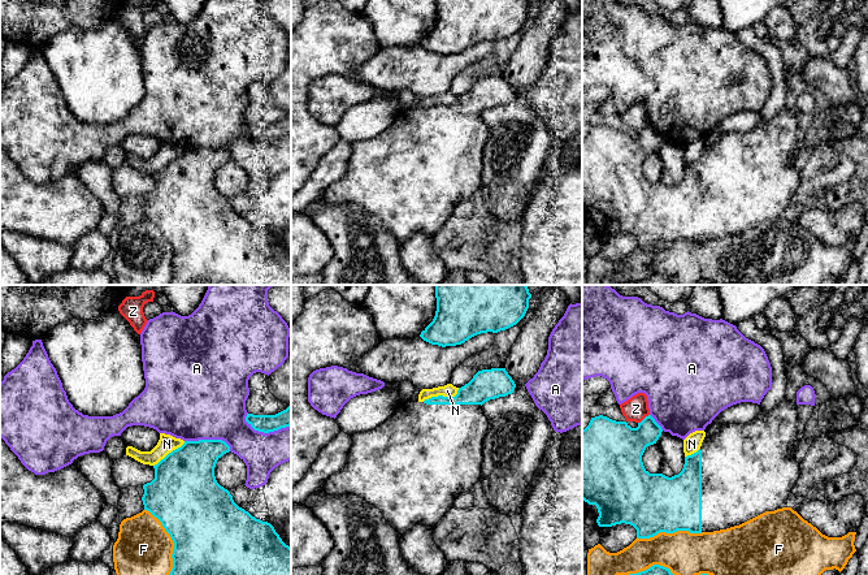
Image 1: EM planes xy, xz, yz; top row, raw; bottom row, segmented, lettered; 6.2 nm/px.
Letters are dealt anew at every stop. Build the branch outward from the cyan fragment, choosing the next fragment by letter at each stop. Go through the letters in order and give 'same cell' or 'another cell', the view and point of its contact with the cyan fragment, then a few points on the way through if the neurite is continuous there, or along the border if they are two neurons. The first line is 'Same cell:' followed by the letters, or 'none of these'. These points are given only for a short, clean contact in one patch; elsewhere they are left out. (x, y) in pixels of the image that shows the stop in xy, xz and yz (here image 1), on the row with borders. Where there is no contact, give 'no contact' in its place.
Same cell: none of these
A: another cell; meets cyan in xy at (267, 432)
F: another cell; meets cyan in xy at (172, 539)
N: another cell; meets cyan in xz at (442, 396)
Z: another cell; meets cyan in yz at (645, 418)

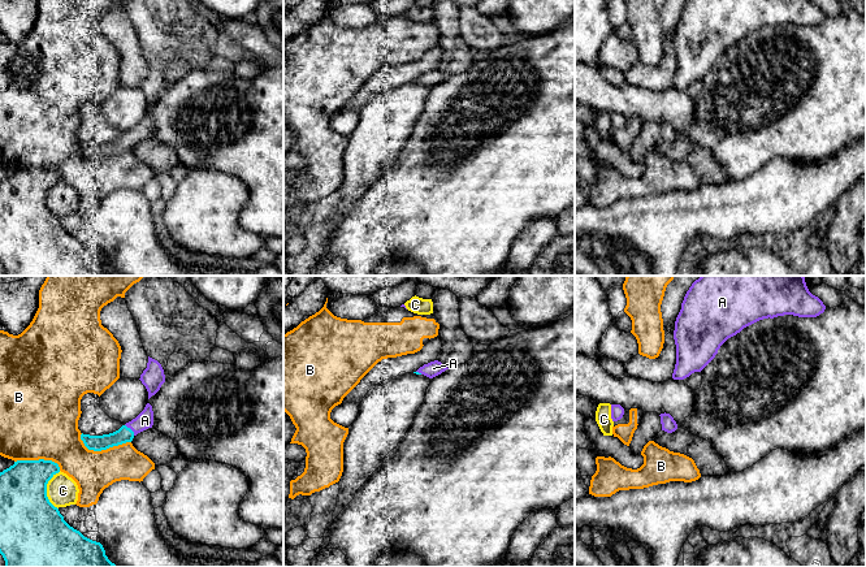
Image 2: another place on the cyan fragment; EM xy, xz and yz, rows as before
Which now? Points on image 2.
Same cell: A
A: same cell; meets cyan in xy at (130, 429); runs through xy (124, 435), (130, 429), (144, 420)
B: another cell; meets cyan in xy at (103, 449)
C: another cell; meets cyan in xy at (46, 489)

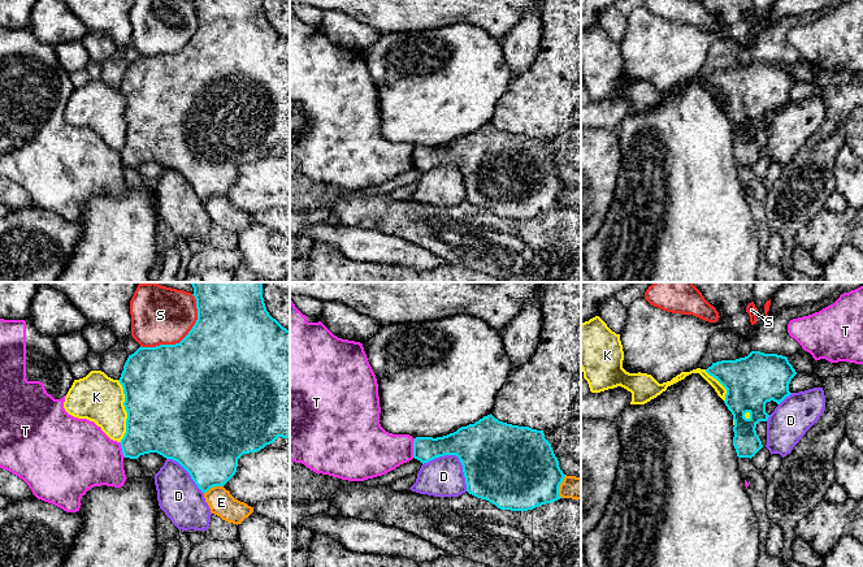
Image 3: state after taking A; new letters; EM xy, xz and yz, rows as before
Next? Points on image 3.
Same cell: none of these
D: another cell; meets cyan in xz at (456, 455)
E: another cell; meets cyan in xy at (213, 485)
K: another cell; meets cyan in xy at (126, 411)
S: another cell; meets cyan in xy at (183, 338)
T: another cell; meets cyan in xz at (413, 448)

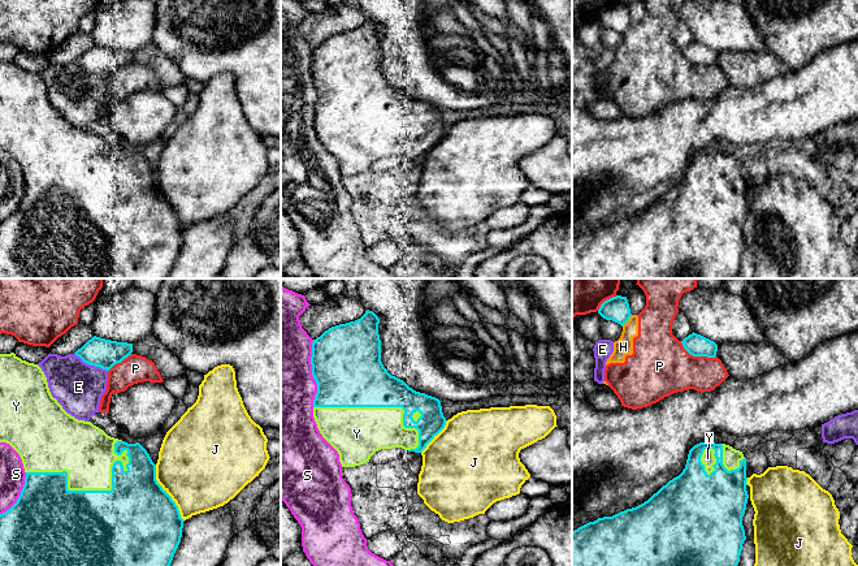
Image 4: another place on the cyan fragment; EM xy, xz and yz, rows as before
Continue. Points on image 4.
Same cell: Y
E: another cell; meets cyan in xy at (91, 364)
H: another cell; meets cyan in yz at (627, 320)
J: another cell; meets cyan in xy at (167, 493)
P: another cell; meets cyan in yz at (697, 355)
S: another cell; meets cyan in xz at (312, 374)
Y: same cell; meets cyan in xy at (83, 491)

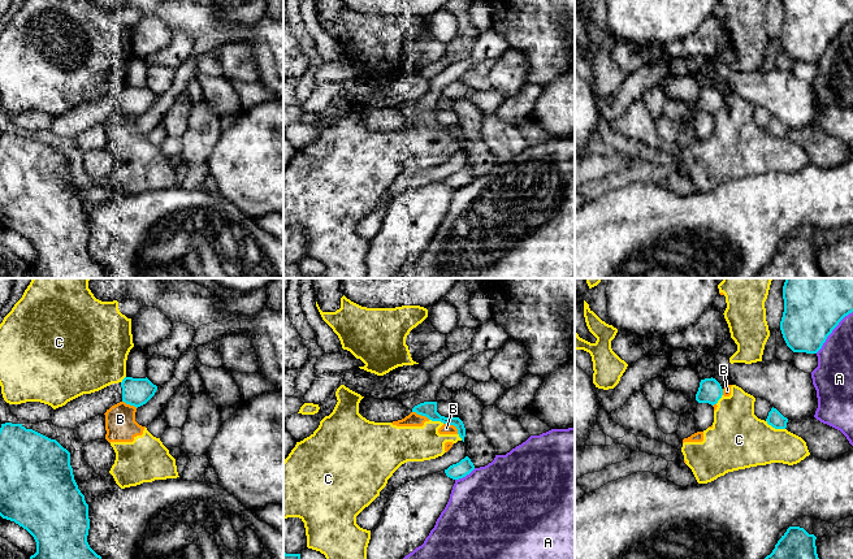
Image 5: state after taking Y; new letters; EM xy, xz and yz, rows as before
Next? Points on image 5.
Same cell: none of these
A: another cell; meets cyan in yz at (831, 332)
B: another cell; meets cyan in xz at (453, 424)
C: another cell; meets cyan in yz at (775, 428)

